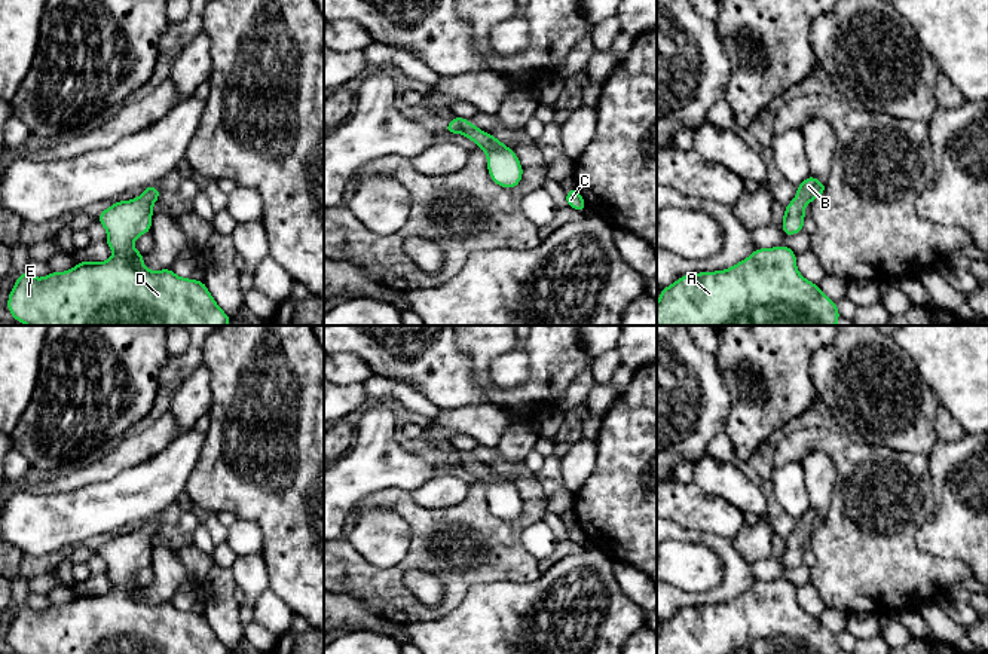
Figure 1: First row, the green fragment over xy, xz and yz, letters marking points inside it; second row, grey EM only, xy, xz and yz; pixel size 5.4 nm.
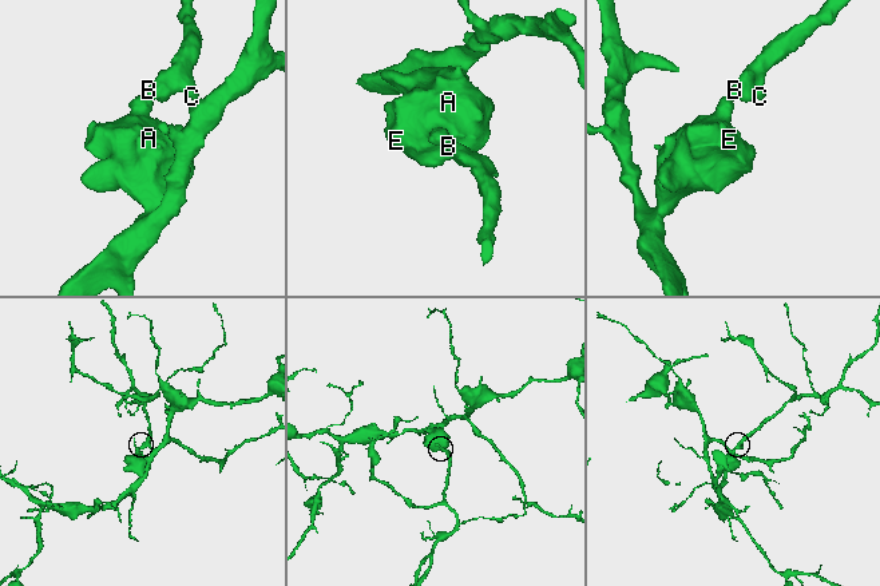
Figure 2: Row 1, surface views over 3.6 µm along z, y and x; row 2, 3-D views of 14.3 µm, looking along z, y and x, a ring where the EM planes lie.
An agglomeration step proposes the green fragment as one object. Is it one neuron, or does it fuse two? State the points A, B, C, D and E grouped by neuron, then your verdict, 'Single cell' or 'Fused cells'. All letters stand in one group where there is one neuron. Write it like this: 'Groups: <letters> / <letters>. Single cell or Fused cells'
Groups: A B C D E. Single cell

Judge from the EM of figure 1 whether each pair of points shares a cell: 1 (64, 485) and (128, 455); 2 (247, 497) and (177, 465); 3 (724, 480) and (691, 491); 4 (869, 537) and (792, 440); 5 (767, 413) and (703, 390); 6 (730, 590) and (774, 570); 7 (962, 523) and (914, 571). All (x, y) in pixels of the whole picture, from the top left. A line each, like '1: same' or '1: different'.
1: same
2: different
3: different
4: same
5: different
6: different
7: different

